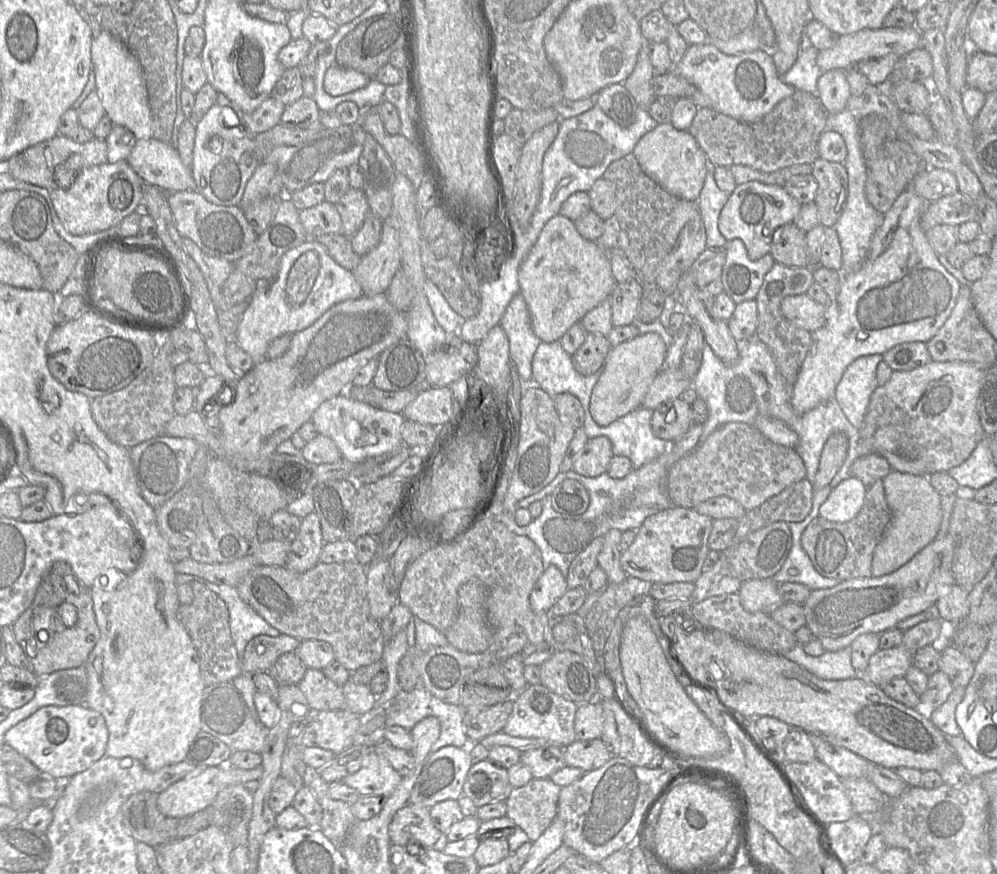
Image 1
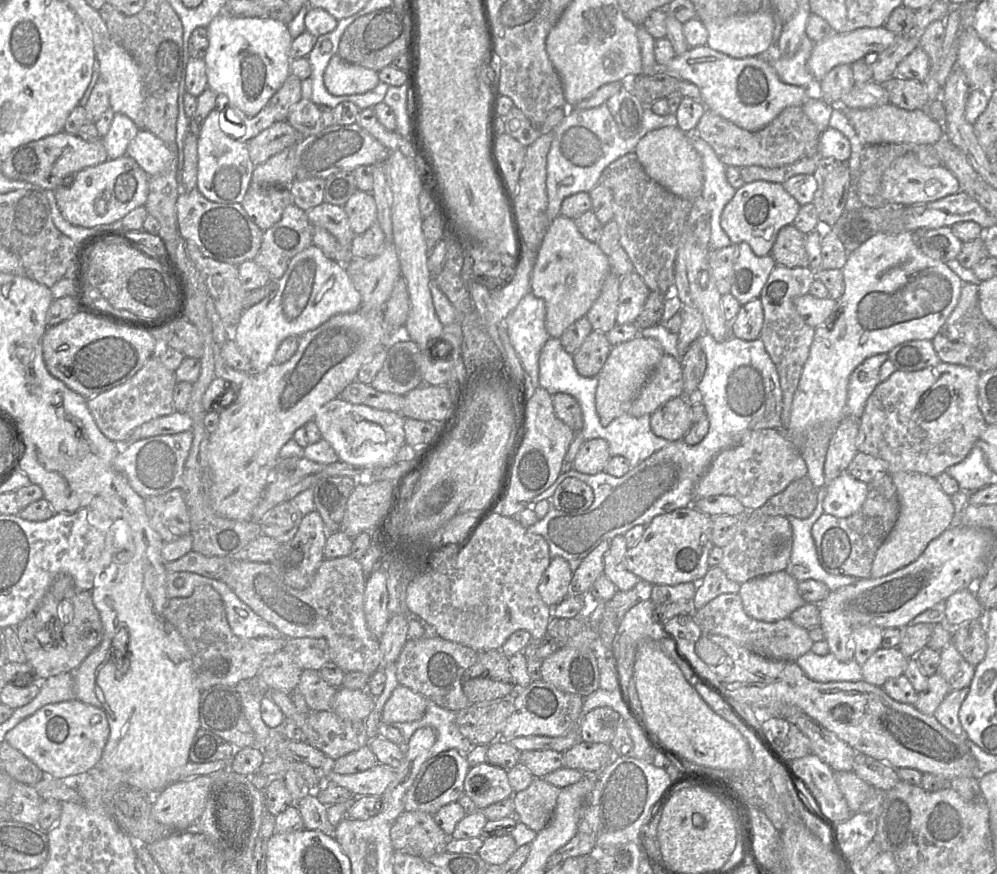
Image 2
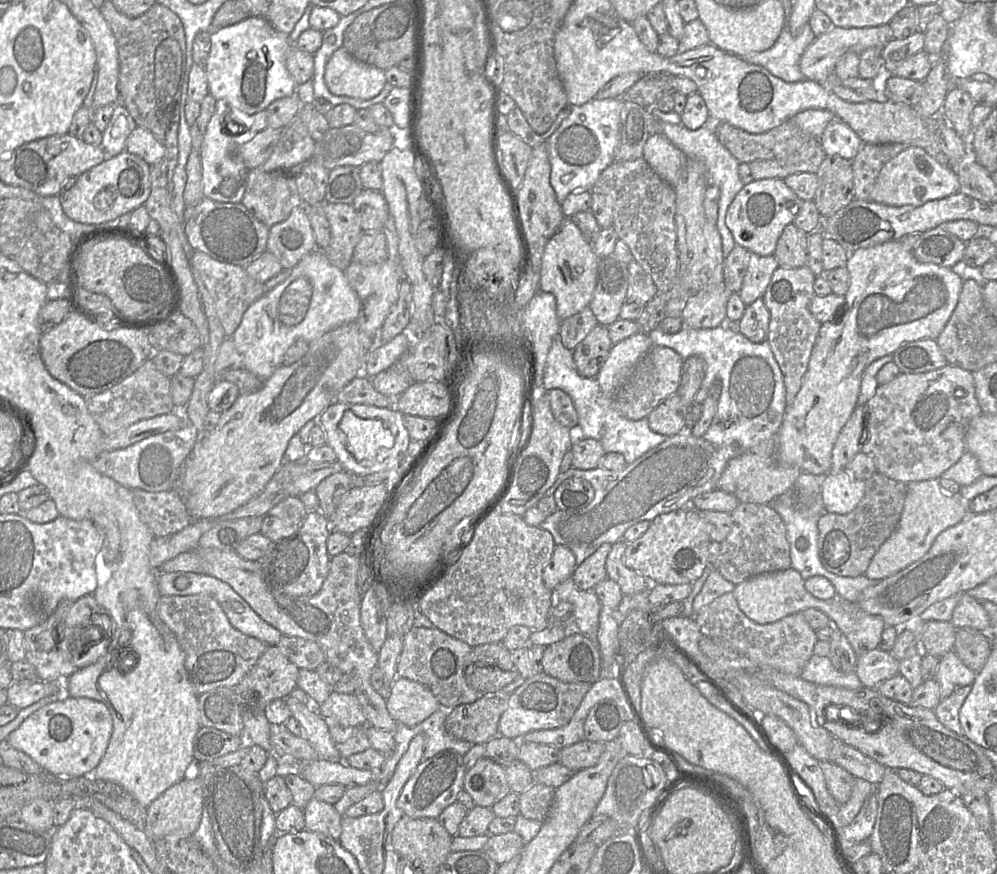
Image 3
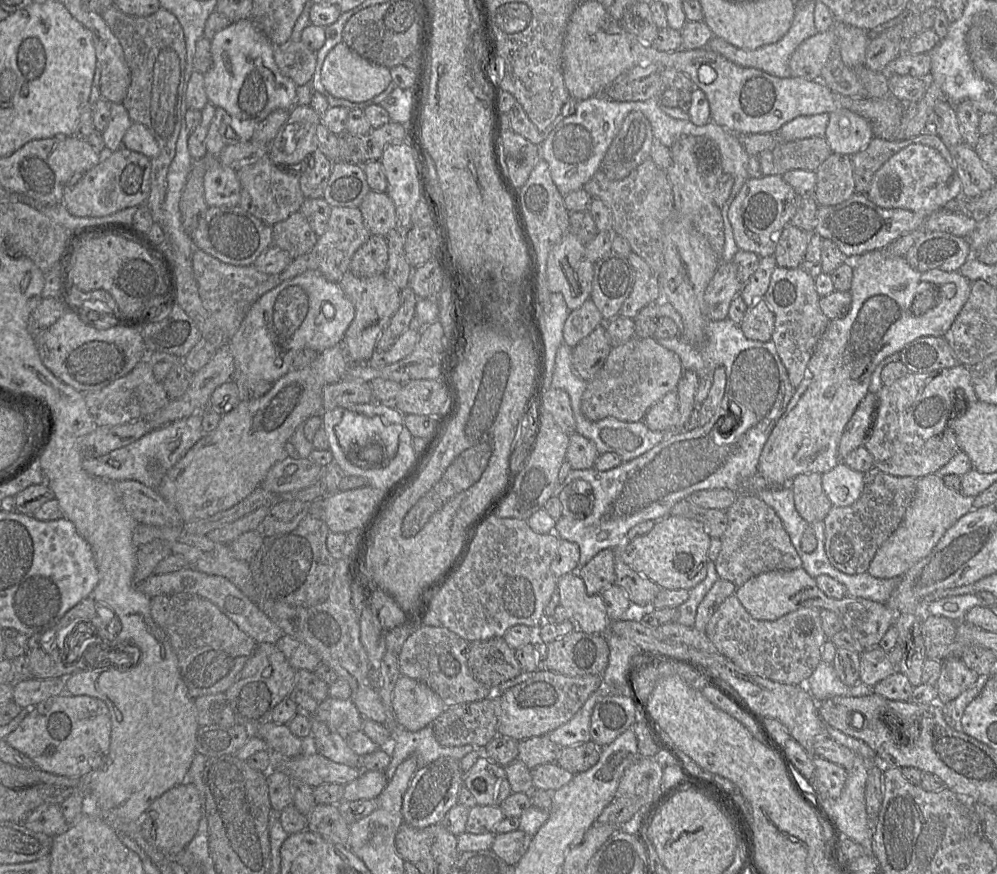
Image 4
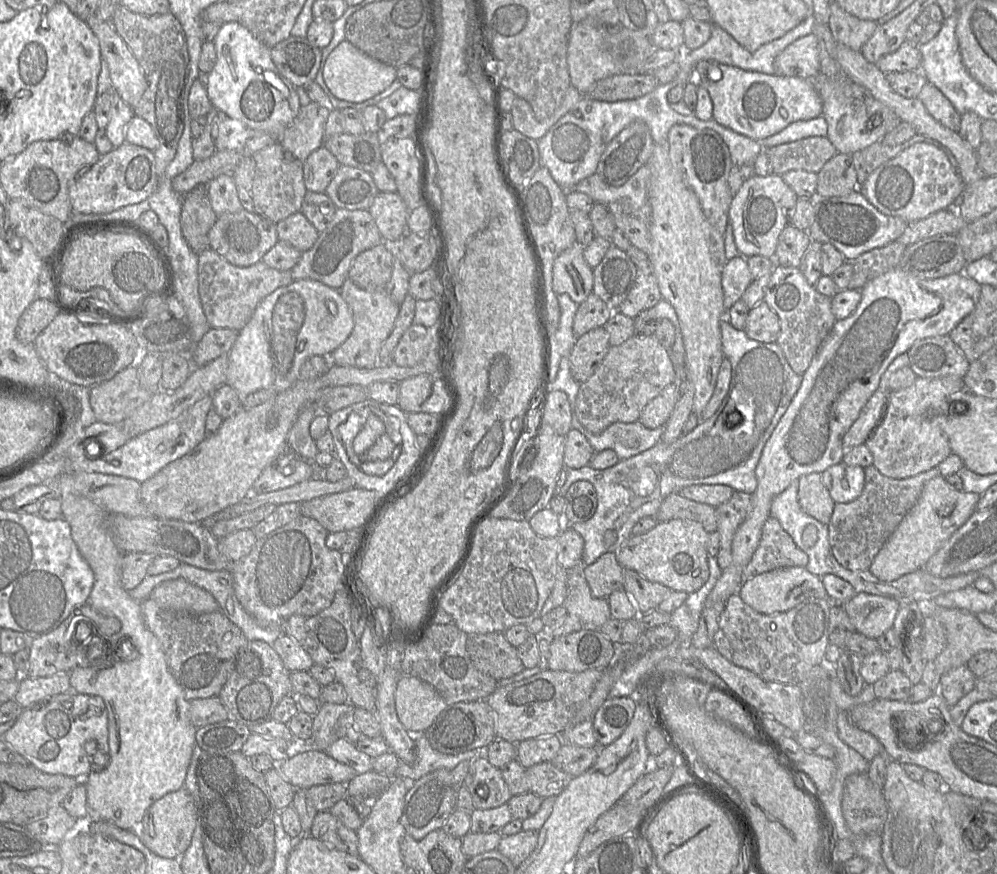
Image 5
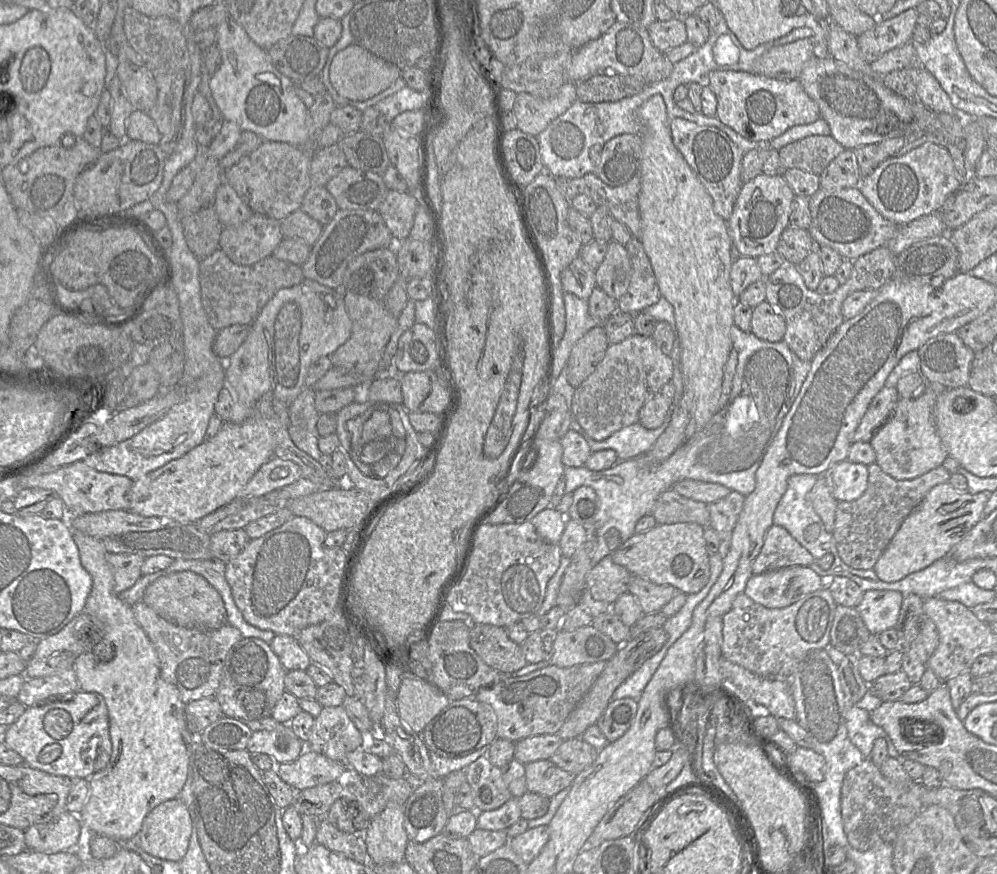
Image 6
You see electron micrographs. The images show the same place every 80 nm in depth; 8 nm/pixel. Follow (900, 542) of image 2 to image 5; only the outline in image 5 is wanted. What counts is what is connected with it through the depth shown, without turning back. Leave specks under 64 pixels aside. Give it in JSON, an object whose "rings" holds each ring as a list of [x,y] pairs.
{"rings":[[[941,475],[930,479],[915,505],[874,558],[869,571],[881,581],[891,582],[922,569],[942,544],[976,511],[980,496],[954,489]]]}

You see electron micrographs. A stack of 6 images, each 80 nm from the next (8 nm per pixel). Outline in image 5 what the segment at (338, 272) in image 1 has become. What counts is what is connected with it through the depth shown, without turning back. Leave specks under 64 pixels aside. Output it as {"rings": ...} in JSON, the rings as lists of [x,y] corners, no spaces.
{"rings":[[[302,279],[302,280],[294,280],[291,284],[289,284],[288,286],[284,286],[284,287],[280,287],[277,288],[275,291],[273,291],[271,294],[269,294],[268,296],[266,296],[256,307],[250,321],[245,325],[245,327],[239,331],[238,333],[238,337],[234,343],[234,345],[232,346],[230,352],[228,353],[228,370],[227,370],[227,377],[226,377],[226,383],[227,385],[229,385],[231,388],[233,388],[235,390],[235,392],[238,395],[238,398],[241,402],[241,407],[242,407],[242,401],[245,400],[245,398],[258,390],[261,389],[274,389],[277,393],[283,392],[287,389],[289,389],[298,379],[299,379],[299,373],[300,373],[300,368],[302,366],[302,364],[311,356],[326,356],[329,357],[338,347],[340,347],[345,340],[349,337],[349,335],[351,334],[352,330],[354,327],[354,320],[353,320],[353,316],[352,316],[352,312],[348,306],[348,304],[346,303],[346,301],[343,299],[343,297],[340,294],[340,291],[337,289],[333,289],[330,288],[328,286],[326,286],[325,284],[316,281],[316,280],[312,280],[312,279]]]}

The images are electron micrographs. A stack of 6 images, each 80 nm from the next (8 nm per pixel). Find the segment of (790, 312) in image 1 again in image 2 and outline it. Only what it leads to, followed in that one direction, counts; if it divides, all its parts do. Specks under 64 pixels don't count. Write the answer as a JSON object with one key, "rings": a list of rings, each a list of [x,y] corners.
{"rings":[[[810,294],[797,297],[793,301],[798,314],[813,328],[827,326],[837,313],[838,301],[831,298],[816,298]]]}

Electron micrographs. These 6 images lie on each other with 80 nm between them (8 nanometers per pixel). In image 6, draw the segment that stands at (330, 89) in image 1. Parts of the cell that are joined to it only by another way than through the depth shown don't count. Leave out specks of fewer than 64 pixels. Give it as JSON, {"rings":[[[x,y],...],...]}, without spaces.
{"rings":[[[351,44],[337,52],[329,69],[329,79],[333,88],[340,96],[352,101],[366,101],[374,97],[387,89],[400,76],[399,67],[357,44]]]}

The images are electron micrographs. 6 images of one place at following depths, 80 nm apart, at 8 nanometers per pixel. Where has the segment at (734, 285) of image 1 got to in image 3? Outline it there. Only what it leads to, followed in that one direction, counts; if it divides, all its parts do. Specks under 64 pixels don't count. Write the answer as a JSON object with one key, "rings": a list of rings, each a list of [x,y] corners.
{"rings":[[[751,253],[749,264],[738,292],[745,305],[763,297],[771,280],[772,274],[778,267],[774,255],[759,256]]]}

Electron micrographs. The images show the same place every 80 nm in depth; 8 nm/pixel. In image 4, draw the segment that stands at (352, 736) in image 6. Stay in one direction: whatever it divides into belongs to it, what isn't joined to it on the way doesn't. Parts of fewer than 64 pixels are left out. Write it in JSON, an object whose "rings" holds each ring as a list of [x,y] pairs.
{"rings":[[[327,697],[319,702],[314,716],[343,738],[361,730],[363,716],[351,699]]]}

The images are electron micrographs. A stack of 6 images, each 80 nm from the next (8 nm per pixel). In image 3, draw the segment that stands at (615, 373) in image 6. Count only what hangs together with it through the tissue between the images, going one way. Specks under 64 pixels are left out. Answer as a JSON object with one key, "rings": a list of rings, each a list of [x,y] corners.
{"rings":[[[654,345],[638,362],[631,375],[611,393],[612,408],[630,420],[647,418],[661,402],[677,394],[681,382],[683,361],[673,349]]]}

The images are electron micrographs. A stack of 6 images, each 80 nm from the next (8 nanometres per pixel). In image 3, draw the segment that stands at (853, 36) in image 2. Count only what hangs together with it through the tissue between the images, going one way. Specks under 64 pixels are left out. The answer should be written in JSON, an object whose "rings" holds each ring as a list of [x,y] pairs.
{"rings":[[[889,24],[877,27],[862,28],[842,28],[833,26],[833,28],[820,36],[807,47],[801,56],[799,68],[804,79],[824,84],[828,76],[834,72],[837,62],[848,51],[854,51],[861,54],[869,48],[883,48],[891,39],[892,31]]]}

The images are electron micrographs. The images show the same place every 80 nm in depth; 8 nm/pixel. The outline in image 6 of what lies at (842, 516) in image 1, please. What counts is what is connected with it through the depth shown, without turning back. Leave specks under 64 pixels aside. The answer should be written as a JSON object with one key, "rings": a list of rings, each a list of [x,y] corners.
{"rings":[[[846,459],[832,465],[822,477],[836,501],[850,502],[865,492],[868,484],[868,466]]]}

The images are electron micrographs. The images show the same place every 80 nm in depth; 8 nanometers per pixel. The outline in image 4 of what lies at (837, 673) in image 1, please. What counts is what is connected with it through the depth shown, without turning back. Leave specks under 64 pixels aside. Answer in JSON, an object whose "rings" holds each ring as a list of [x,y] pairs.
{"rings":[[[822,660],[806,680],[805,686],[817,702],[837,696],[867,696],[873,692],[873,687],[869,687],[861,681],[853,686],[845,685],[837,676],[832,663]]]}

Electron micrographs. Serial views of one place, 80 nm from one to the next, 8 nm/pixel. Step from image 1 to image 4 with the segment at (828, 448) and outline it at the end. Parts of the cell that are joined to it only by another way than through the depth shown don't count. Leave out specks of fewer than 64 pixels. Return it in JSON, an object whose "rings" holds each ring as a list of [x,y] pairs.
{"rings":[[[869,393],[859,403],[851,419],[842,433],[838,445],[838,457],[840,462],[853,450],[862,446],[870,431],[875,409],[877,405],[876,394]]]}

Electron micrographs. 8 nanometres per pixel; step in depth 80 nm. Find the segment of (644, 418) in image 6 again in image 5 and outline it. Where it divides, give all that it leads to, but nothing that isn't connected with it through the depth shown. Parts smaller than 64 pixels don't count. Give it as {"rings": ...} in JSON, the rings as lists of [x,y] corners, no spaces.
{"rings":[[[673,382],[668,385],[643,408],[639,421],[646,428],[655,429],[667,423],[676,402],[677,384]]]}

